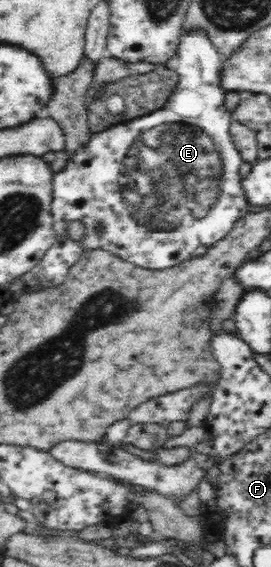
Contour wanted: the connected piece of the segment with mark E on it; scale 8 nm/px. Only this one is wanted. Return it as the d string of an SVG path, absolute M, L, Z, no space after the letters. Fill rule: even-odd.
M192 33L179 41L176 56L168 65L180 75L175 92L164 107L91 133L85 142L67 154L64 167L51 173L50 209L53 223L78 221L84 225L84 229L95 231L94 223L101 221L105 223L104 235L110 239L62 243L58 259L56 243L52 242L48 253L40 258L39 263L21 275L26 292L48 293L60 289L60 284L67 280L69 273L64 269L74 265L80 259L80 253L97 247L104 247L146 269L181 264L194 258L194 251L200 249L200 245L209 247L222 241L239 219L249 212L240 177L243 159L229 133L233 112L226 107L226 88L222 86L224 61L201 33Z

